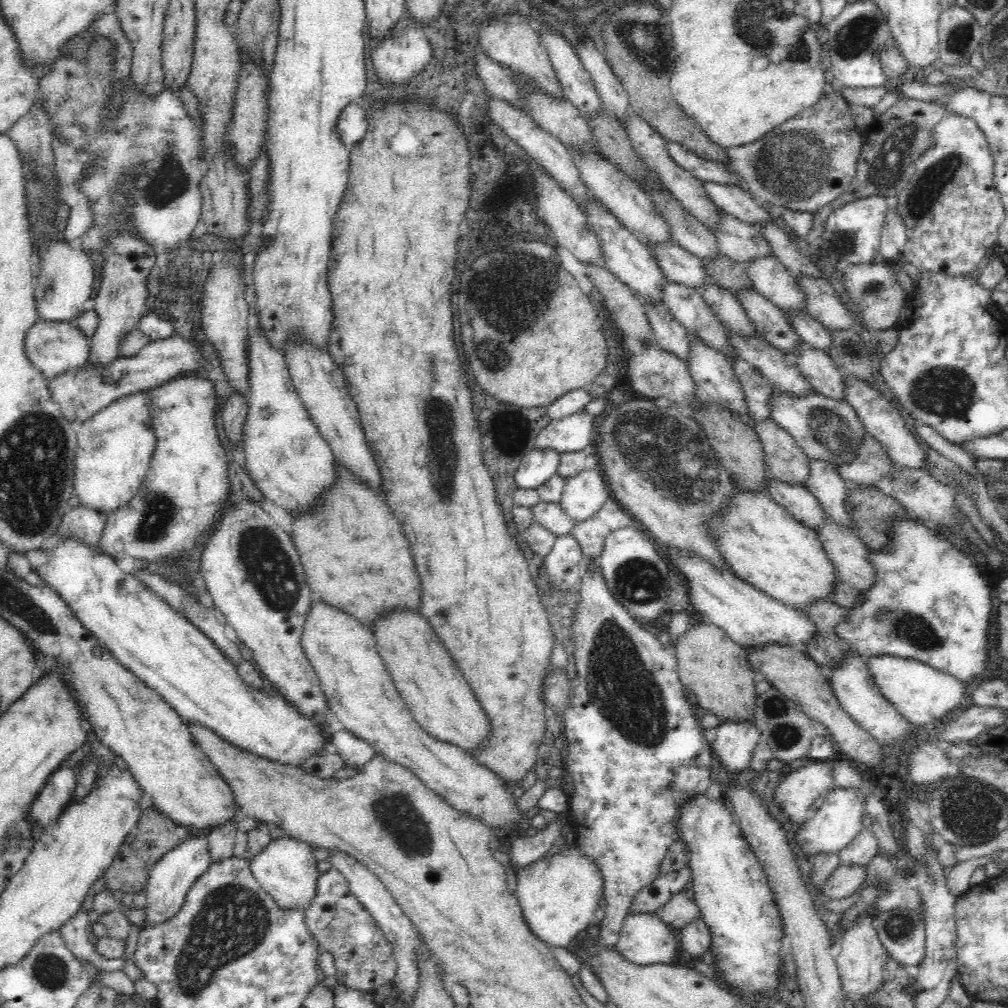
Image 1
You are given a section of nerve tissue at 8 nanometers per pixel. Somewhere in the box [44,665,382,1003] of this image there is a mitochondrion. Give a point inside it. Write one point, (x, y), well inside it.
(231, 922)

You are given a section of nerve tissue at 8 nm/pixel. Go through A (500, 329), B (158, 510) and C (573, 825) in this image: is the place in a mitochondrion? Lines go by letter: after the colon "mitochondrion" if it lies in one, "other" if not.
A: mitochondrion
B: mitochondrion
C: other

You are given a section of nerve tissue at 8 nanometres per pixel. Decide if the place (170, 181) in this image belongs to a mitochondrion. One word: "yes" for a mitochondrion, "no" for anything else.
yes

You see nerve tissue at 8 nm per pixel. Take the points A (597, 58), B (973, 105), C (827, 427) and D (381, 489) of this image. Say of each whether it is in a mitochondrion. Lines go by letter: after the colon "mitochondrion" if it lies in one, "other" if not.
A: other
B: other
C: mitochondrion
D: other

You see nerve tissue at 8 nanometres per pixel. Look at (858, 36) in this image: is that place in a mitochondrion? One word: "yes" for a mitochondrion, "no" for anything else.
yes

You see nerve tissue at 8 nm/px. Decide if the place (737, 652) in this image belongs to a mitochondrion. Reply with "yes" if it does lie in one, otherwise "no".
no

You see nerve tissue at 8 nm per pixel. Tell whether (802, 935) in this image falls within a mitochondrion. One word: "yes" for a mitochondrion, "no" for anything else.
no

